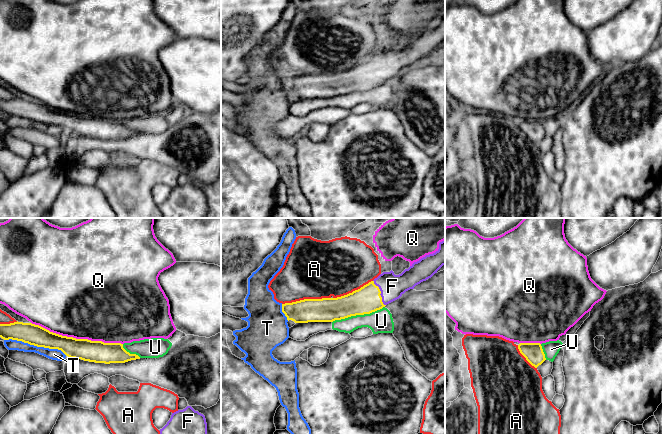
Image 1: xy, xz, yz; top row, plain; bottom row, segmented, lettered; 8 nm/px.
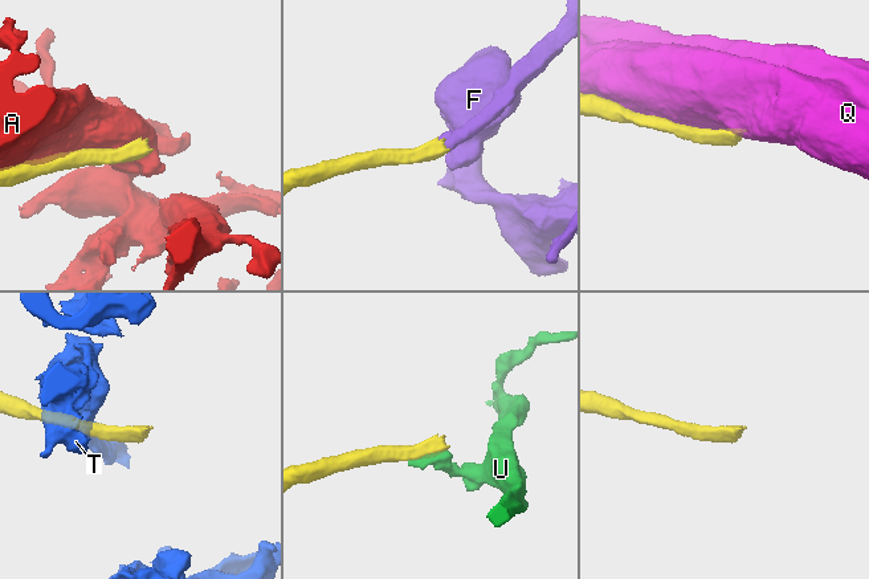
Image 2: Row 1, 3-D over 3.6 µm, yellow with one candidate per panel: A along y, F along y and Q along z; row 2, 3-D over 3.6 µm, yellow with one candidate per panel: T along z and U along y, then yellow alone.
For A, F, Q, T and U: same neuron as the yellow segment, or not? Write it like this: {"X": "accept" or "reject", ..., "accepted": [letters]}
{"A": "reject", "F": "accept", "Q": "reject", "T": "reject", "U": "reject", "accepted": ["F"]}

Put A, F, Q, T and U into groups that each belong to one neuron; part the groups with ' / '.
A / F / Q / T / U

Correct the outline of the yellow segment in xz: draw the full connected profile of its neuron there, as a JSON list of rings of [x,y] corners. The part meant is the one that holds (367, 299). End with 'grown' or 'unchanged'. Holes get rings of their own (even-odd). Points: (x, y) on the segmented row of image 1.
[[[445,240],[439,249],[414,262],[401,274],[383,272],[358,290],[337,298],[304,299],[282,304],[287,320],[295,323],[333,322],[370,314],[399,299],[406,291],[431,278],[445,265]]]; grown

